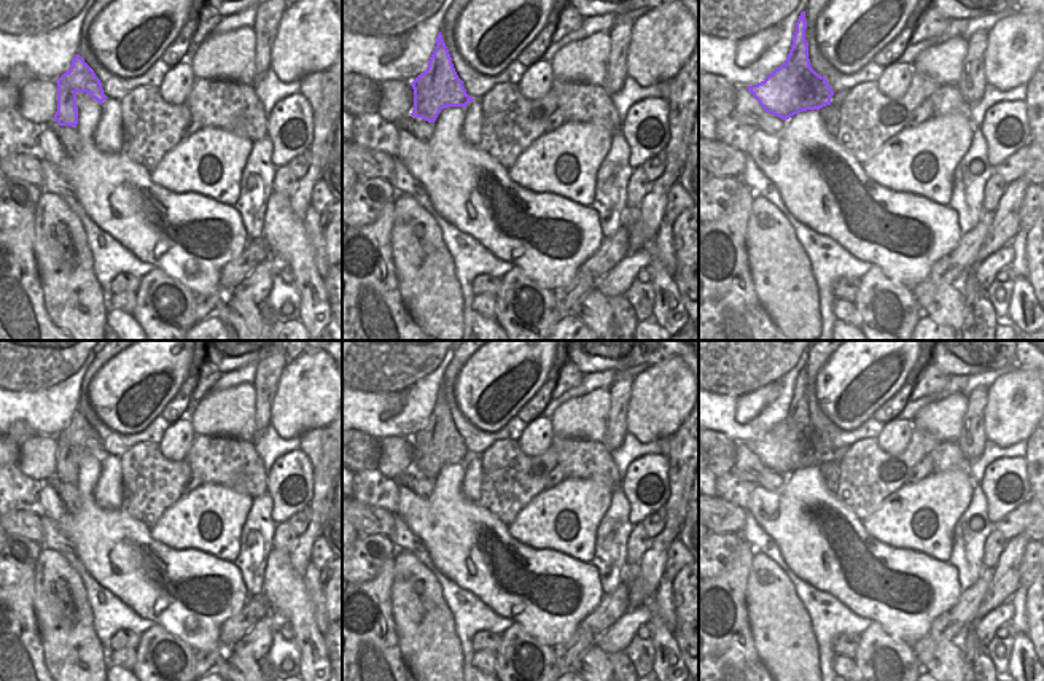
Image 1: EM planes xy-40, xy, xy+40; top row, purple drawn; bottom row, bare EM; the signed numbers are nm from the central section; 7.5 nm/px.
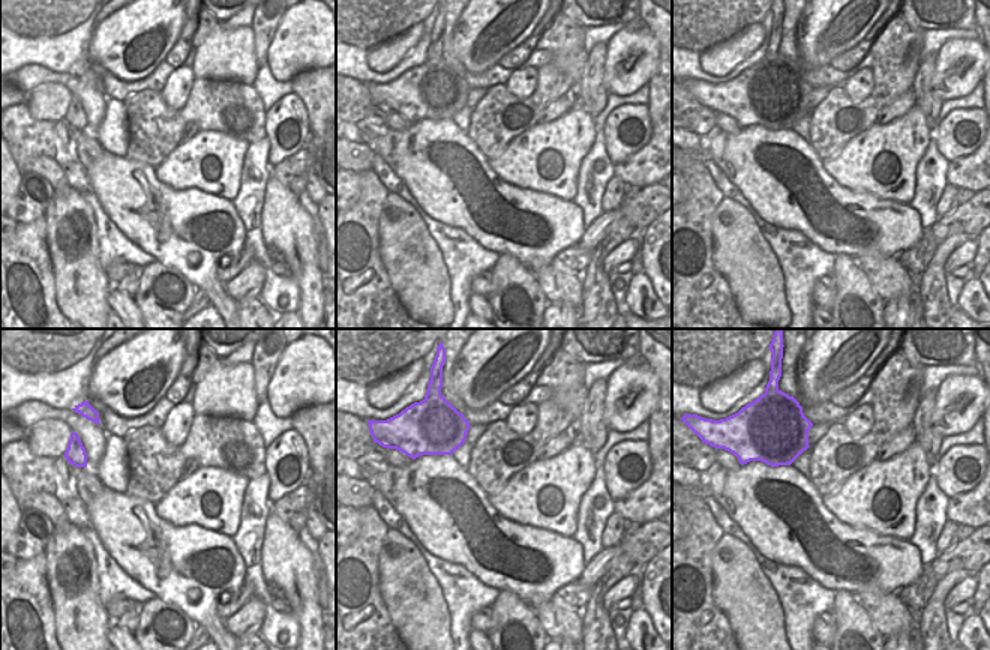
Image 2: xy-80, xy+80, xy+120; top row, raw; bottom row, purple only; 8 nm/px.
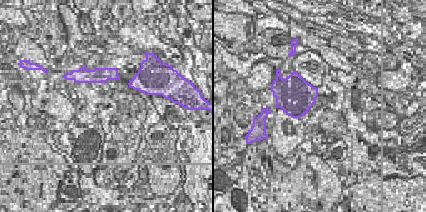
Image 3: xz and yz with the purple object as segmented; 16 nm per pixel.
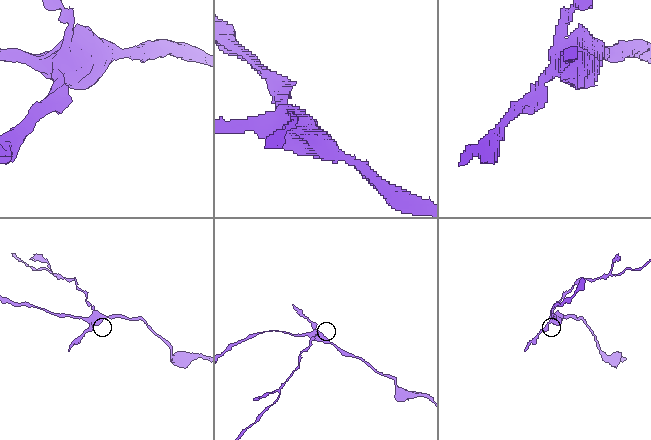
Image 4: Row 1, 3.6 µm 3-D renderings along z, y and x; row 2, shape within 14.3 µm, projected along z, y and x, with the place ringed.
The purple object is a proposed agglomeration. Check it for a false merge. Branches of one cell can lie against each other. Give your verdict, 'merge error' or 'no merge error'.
merge error

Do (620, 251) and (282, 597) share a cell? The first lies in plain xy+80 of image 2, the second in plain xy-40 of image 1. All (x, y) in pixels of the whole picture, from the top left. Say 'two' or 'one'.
two

